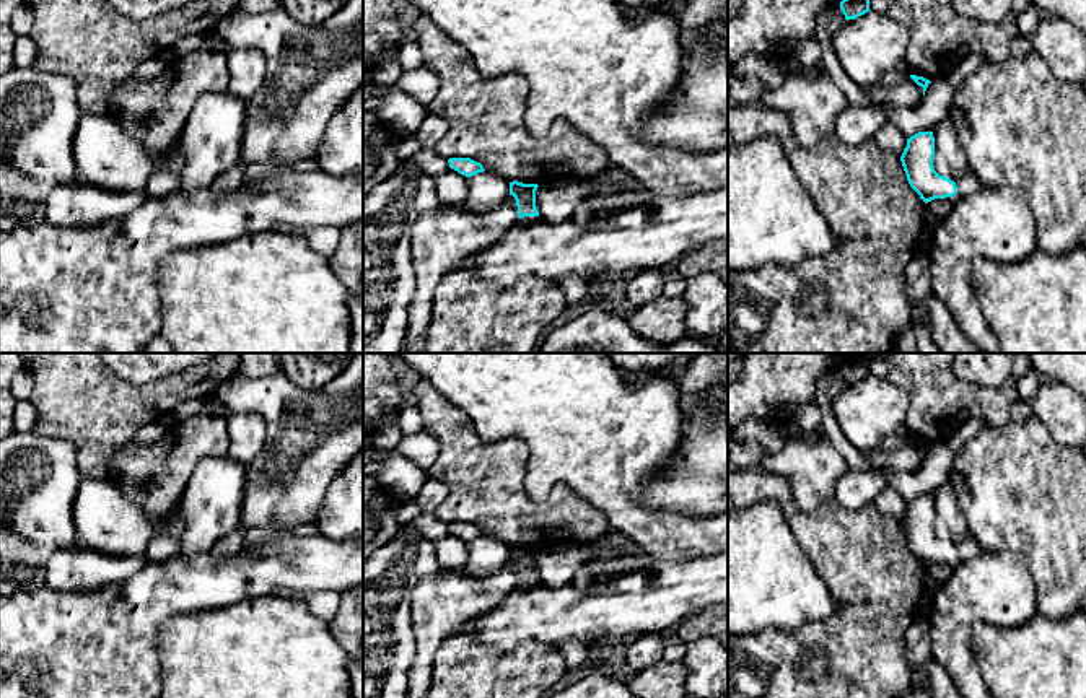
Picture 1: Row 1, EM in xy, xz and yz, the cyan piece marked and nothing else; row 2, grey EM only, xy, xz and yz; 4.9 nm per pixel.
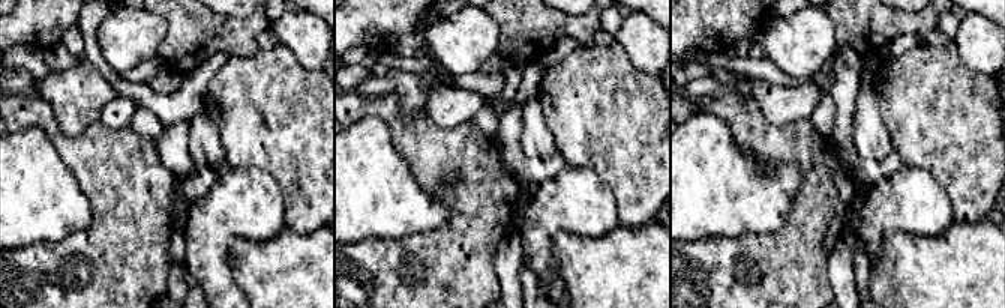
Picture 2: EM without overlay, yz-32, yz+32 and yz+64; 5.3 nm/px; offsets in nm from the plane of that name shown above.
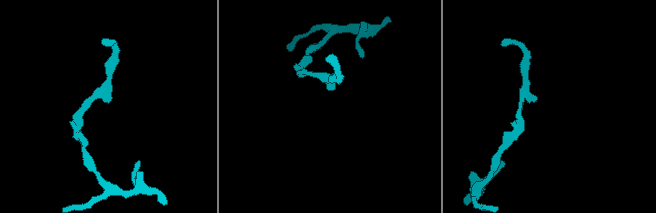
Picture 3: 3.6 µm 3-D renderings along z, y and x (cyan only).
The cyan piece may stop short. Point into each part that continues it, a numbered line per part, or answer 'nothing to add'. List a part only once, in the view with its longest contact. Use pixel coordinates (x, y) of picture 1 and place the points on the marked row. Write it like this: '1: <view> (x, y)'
1: yz (967, 184)

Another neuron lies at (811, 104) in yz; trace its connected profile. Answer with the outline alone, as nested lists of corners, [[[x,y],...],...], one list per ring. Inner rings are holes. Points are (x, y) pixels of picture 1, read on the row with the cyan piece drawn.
[[[827,73],[817,78],[786,76],[775,89],[764,89],[759,106],[788,116],[795,140],[803,148],[834,135],[834,120],[850,101]]]

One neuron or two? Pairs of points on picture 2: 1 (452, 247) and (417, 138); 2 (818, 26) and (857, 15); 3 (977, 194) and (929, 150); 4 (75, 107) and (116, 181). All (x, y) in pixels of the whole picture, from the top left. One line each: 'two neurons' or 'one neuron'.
1: one neuron
2: two neurons
3: one neuron
4: two neurons

